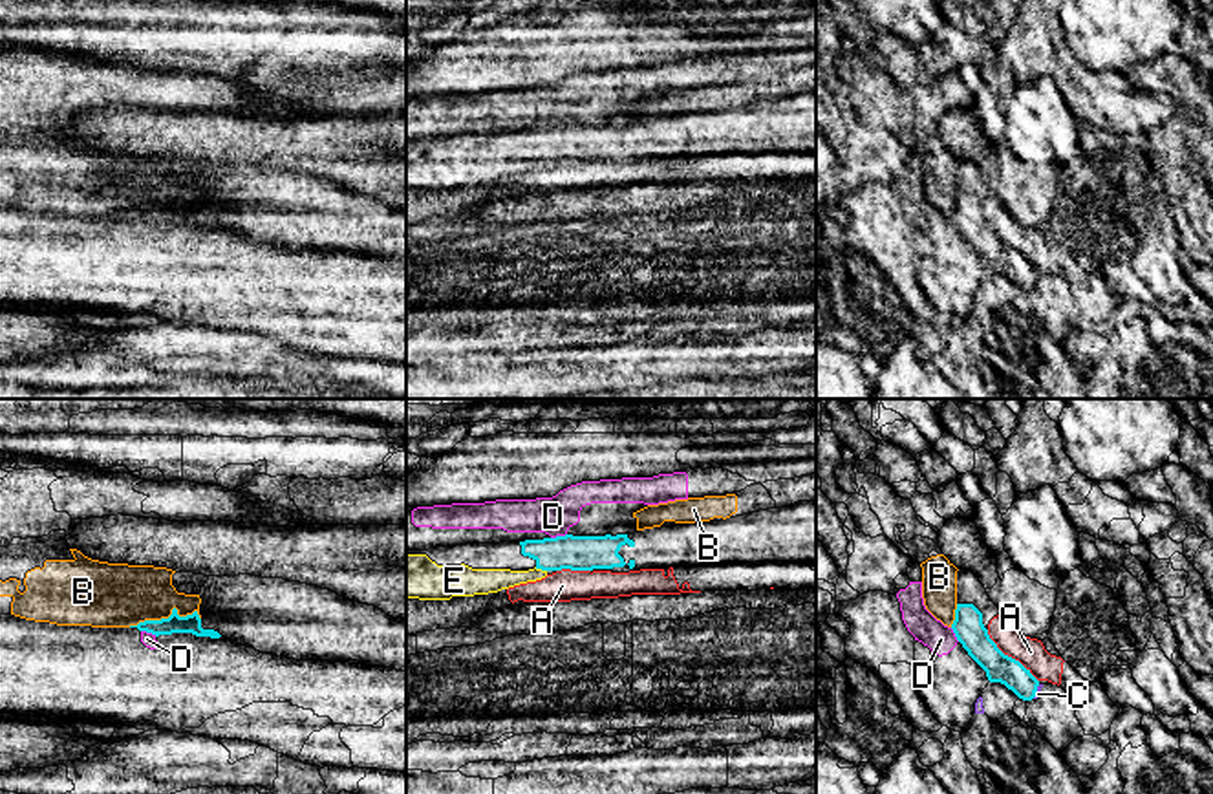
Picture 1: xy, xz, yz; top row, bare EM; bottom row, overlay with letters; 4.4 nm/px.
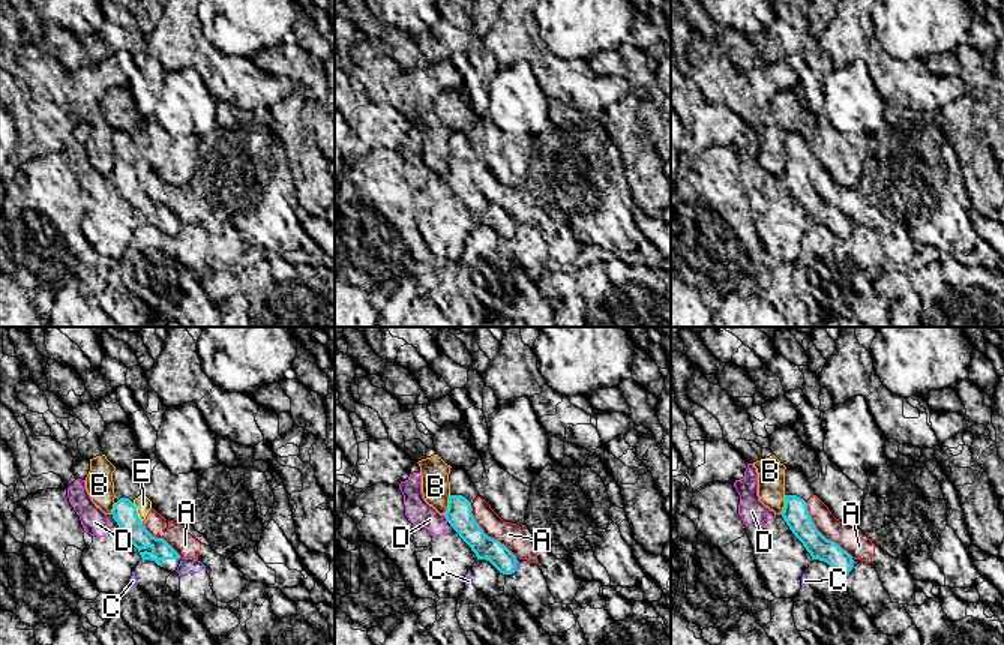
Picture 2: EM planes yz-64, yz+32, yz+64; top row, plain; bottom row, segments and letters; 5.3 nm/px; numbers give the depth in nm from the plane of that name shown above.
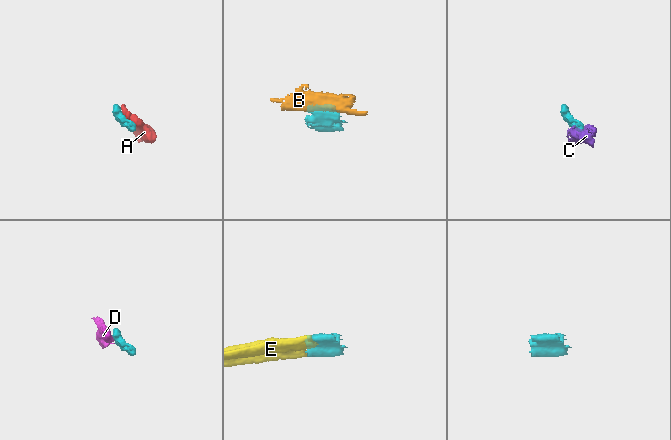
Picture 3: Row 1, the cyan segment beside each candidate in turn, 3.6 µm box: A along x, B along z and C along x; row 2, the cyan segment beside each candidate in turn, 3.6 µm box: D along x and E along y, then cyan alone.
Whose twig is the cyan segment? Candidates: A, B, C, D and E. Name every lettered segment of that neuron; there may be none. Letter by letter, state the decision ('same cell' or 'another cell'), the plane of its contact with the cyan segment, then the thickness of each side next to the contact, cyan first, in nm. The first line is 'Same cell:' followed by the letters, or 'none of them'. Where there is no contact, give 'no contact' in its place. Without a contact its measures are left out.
Same cell: E
A: another cell; meets cyan in yz; 140 nm thick on the cyan side, 130 nm on the other
B: another cell; meets cyan in xy; 80 nm thick on the cyan side, 280 nm on the other
C: another cell; meets cyan in yz; 130 nm thick on the cyan side, 30 nm on the other
D: another cell; meets cyan in xz; 160 nm thick on the cyan side, 160 nm on the other
E: same cell; meets cyan in xz; 160 nm thick on the cyan side, 110 nm on the other

